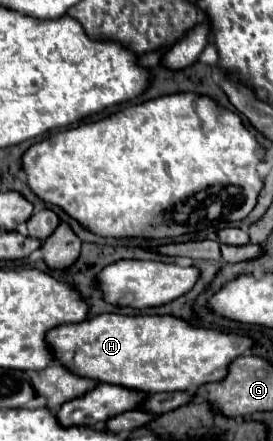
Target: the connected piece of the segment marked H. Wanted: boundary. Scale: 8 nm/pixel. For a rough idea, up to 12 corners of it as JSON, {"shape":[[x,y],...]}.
{"shape":[[169,315],[47,333],[55,363],[145,395],[221,381],[247,335]]}

